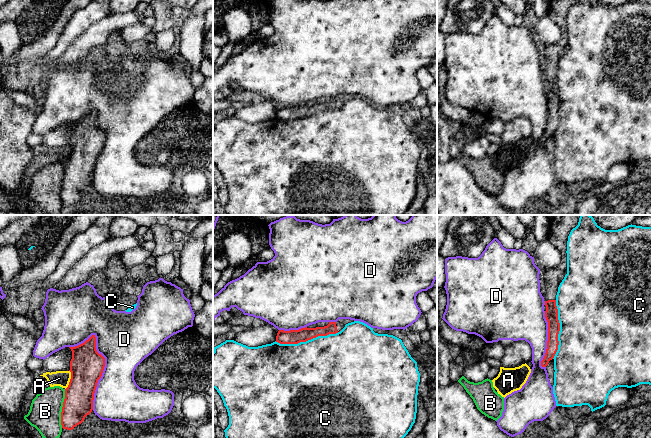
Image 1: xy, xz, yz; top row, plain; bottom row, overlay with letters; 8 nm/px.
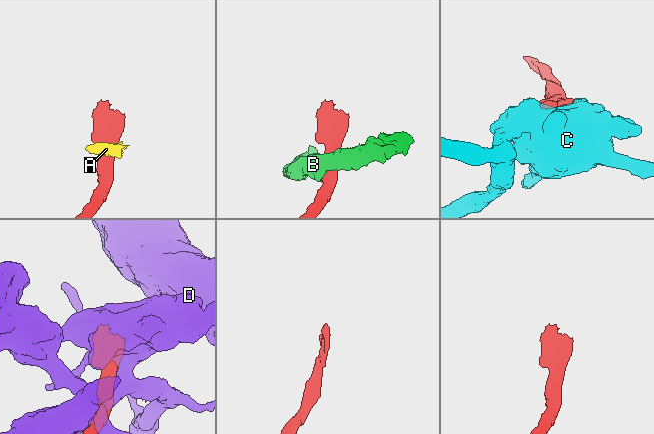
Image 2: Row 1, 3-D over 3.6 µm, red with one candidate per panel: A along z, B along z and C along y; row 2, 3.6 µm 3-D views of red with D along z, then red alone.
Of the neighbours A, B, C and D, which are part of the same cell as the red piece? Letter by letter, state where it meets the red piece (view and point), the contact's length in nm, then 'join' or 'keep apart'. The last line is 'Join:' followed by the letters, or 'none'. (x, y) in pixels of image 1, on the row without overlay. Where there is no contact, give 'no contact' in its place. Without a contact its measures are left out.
A: meets red in xy at (70, 156); contact 160 nm long; keep apart
B: meets red in xy at (62, 184); contact 320 nm long; keep apart
C: meets red in xz at (308, 115); contact 550 nm long; keep apart
D: meets red in xy at (102, 148); contact 600 nm long; keep apart
Join: none

